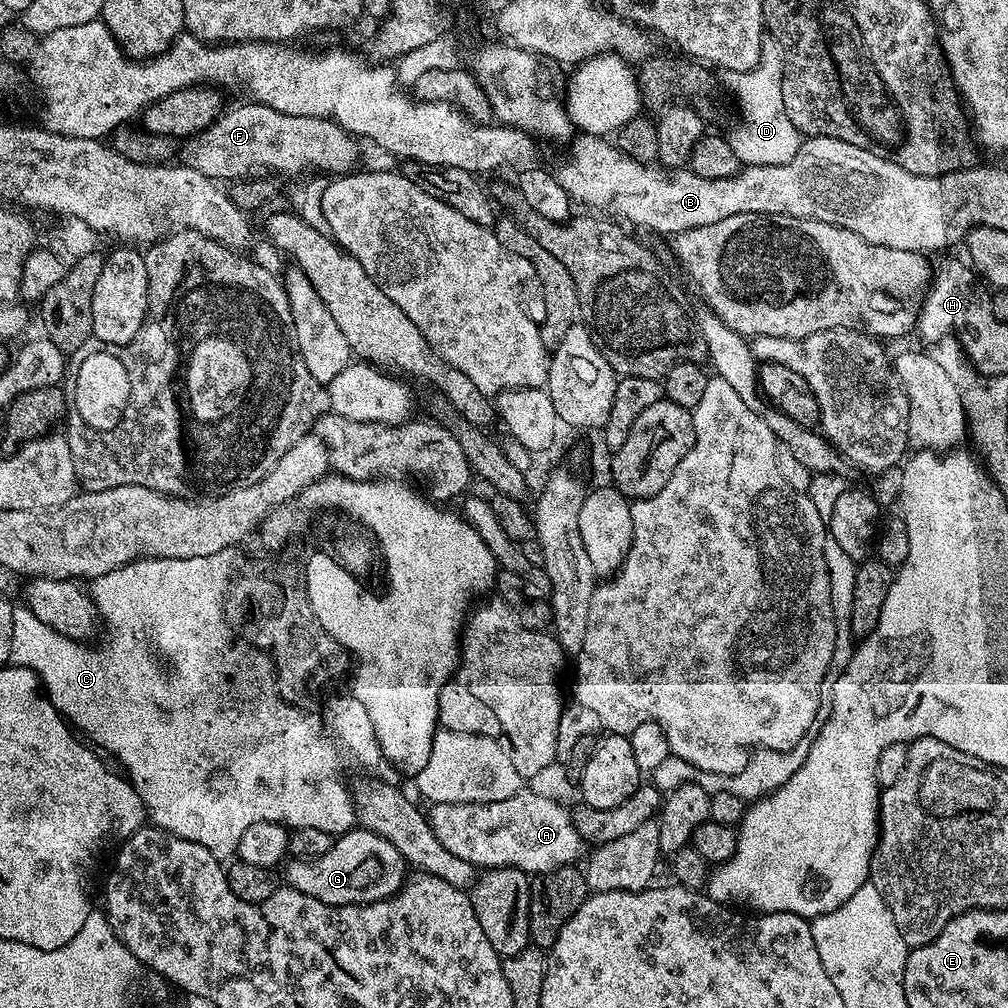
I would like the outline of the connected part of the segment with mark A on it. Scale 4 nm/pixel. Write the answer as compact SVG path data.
M522 790L502 802L489 804L433 804L426 815L434 838L450 854L480 870L520 868L529 874L543 874L575 865L576 859L585 855L586 841L576 829L573 813L536 792Z

